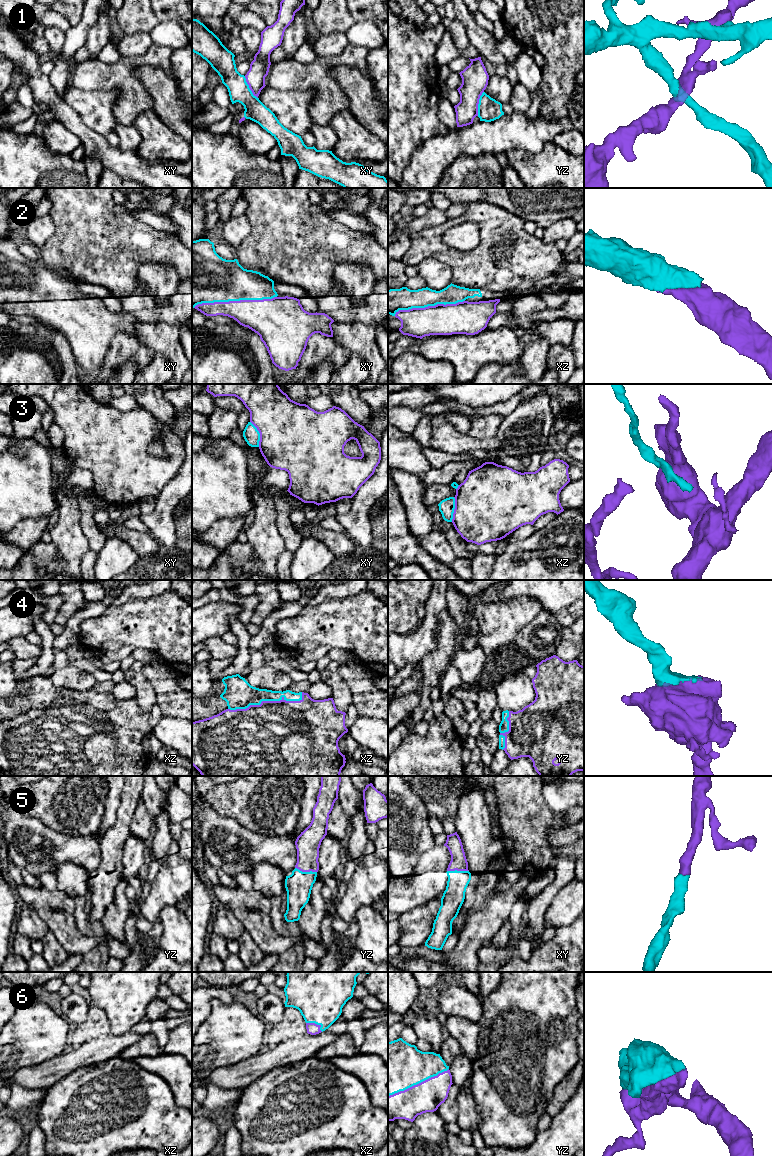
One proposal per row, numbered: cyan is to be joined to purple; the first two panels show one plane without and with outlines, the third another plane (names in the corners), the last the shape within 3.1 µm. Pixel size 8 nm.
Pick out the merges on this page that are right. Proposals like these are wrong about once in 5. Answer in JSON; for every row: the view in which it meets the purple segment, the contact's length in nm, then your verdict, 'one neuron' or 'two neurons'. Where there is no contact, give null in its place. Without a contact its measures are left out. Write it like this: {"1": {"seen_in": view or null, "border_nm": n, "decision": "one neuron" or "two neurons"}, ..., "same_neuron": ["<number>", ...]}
{"1": {"seen_in": "yz", "border_nm": 200, "decision": "two neurons"}, "2": {"seen_in": "xy", "border_nm": 700, "decision": "one neuron"}, "3": {"seen_in": "xy", "border_nm": 220, "decision": "two neurons"}, "4": {"seen_in": "xz", "border_nm": 600, "decision": "one neuron"}, "5": {"seen_in": "yz", "border_nm": 180, "decision": "one neuron"}, "6": {"seen_in": "yz", "border_nm": 550, "decision": "one neuron"}, "same_neuron": ["2", "4", "5", "6"]}

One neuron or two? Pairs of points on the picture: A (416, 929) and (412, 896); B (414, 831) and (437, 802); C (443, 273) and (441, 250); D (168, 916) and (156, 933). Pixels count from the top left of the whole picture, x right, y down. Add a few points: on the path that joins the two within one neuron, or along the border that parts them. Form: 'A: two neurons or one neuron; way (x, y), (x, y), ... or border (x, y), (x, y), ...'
A: two neurons; border (435, 898), (400, 914)
B: two neurons; border (415, 793), (423, 802), (429, 815)
C: two neurons; border (419, 262), (435, 258), (446, 263), (451, 282)
D: two neurons; border (159, 920), (162, 926), (161, 937)

